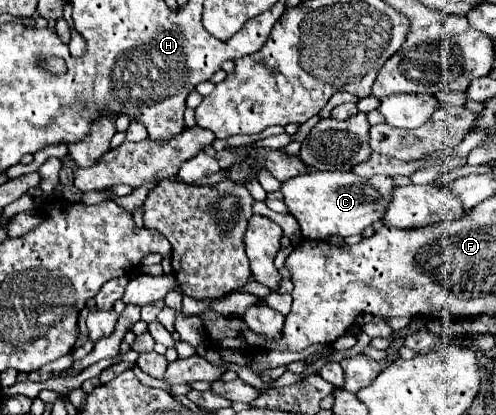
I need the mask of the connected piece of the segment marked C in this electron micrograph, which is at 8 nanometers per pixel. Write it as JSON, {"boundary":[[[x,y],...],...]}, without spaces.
{"boundary":[[[312,171],[312,173],[296,175],[296,177],[290,177],[288,181],[284,181],[282,193],[284,193],[284,203],[288,205],[290,213],[296,217],[306,239],[326,239],[328,235],[348,237],[348,235],[362,233],[368,225],[382,221],[384,211],[386,211],[388,203],[392,201],[394,179],[386,177],[386,175],[374,175],[374,177],[364,179],[352,171]]]}

